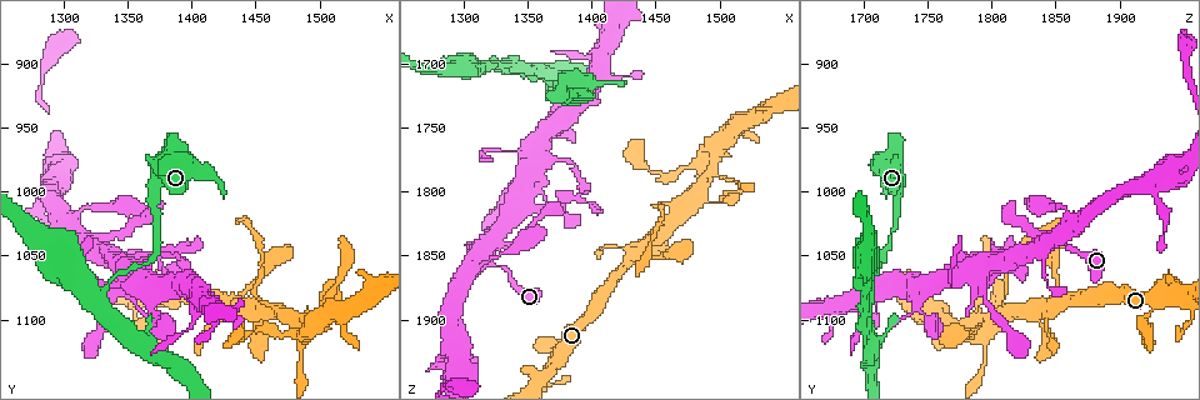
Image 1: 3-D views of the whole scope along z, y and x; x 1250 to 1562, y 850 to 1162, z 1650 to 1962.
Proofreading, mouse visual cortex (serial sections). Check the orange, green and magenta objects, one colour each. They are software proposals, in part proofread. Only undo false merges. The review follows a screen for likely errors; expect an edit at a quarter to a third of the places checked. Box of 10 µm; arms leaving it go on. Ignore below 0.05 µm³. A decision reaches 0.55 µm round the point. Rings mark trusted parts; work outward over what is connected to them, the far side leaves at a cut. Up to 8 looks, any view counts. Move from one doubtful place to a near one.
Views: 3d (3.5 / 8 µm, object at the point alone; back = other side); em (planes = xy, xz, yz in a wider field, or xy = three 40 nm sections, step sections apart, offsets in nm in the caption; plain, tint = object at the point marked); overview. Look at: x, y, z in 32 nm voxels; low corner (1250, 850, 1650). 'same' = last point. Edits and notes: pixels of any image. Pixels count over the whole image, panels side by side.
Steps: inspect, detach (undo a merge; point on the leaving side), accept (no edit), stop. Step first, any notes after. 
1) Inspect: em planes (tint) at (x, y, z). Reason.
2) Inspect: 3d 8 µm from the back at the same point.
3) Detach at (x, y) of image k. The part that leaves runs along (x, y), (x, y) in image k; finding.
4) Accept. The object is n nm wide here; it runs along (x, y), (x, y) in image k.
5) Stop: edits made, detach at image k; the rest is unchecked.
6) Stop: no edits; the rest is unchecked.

Inspect: 3d 8 µm at (1316, 1040, 1840). Small branch off a trunk.

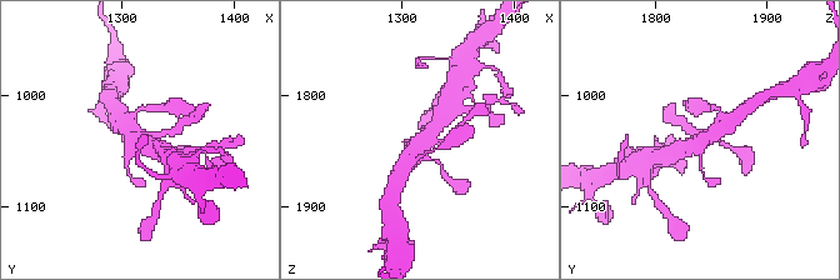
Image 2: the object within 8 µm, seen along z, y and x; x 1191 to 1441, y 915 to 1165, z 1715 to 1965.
Inspect: 3d 3.5 µm at the same point. Closer look.

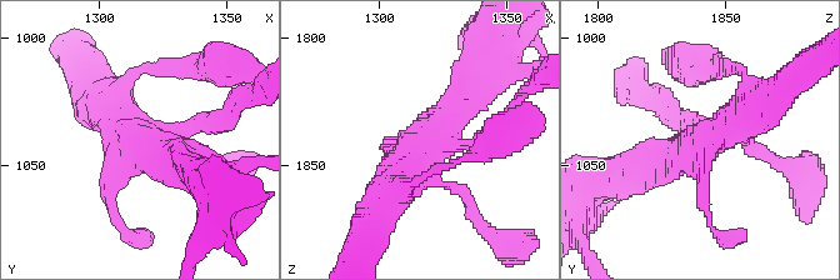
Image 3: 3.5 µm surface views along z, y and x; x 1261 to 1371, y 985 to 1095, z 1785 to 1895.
Inspect: em xy step 3 (tint) at (1316, 1042, 1842). Need the tissue.

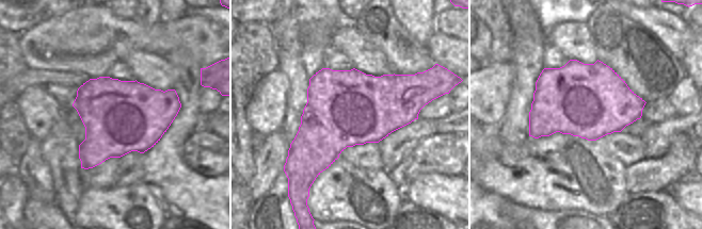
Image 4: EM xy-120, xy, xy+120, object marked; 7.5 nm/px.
Accept. The object is 600 nm wide here; it runs along (753, 146), (726, 128), (646, 170) in image 3; one cell here.

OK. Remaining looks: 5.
Inspect: 3d 3.5 µm from the back at (1448, 1080, 1810). A narrow waist.

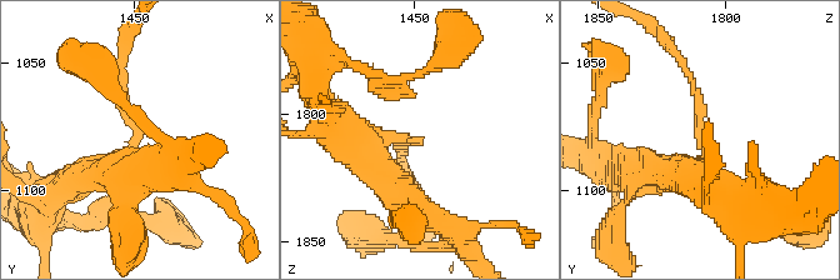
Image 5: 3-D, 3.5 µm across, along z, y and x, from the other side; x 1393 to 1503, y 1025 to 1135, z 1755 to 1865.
Inspect: em xy step 5 (tint) at (1451, 1080, 1810). The arms are 100, 400 nm wide.

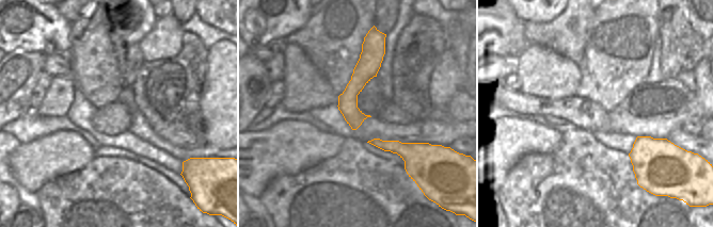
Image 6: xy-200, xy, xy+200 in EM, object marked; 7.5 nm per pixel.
Accept. It runs along (366, 43), (353, 126) in image 6; all the same cell.

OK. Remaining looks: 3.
Inspect: 3d 8 µm at (1376, 1056, 1806).

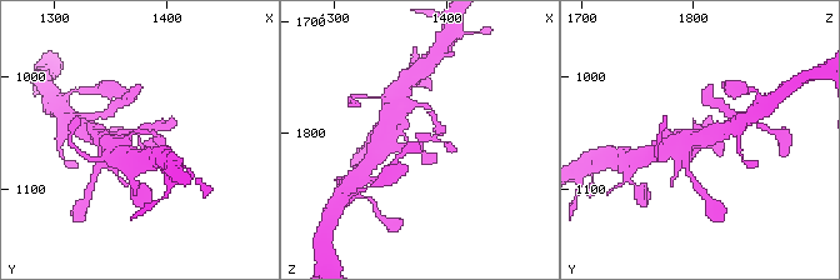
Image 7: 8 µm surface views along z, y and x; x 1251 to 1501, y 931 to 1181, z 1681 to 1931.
Inspect: 3d 3.5 µm at the same point.

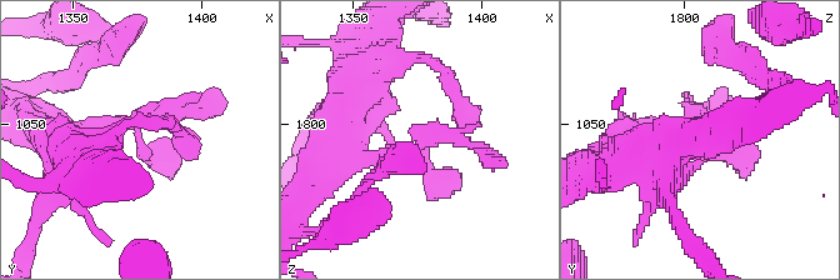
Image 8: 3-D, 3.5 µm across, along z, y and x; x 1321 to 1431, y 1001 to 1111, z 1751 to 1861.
Inspect: em xy step 3 (tint) at (1376, 1054, 1804).

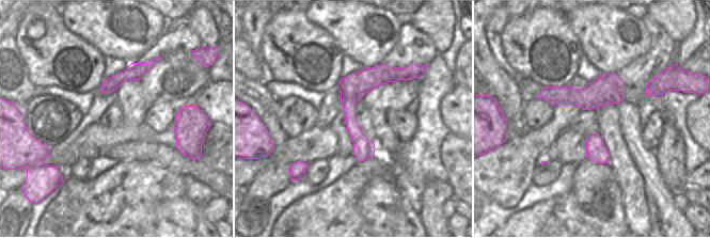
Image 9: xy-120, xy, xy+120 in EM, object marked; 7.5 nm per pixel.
Accept. The object is 190 nm wide here; it runs along (88, 125), (141, 118), (141, 151), (169, 175) in image 8; one cell here.

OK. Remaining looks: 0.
Stop: no edits; the rest is unchecked.

